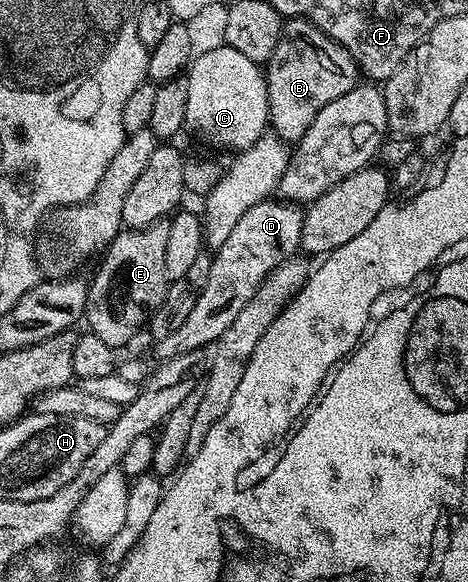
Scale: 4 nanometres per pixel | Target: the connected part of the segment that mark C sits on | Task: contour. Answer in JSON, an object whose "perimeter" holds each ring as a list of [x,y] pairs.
{"perimeter":[[[224,44],[211,52],[196,53],[185,76],[189,80],[188,131],[196,130],[209,145],[230,152],[247,150],[268,133],[267,75],[260,63]]]}

